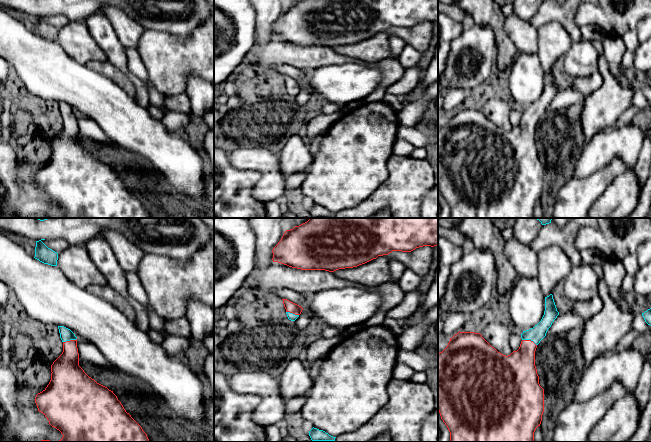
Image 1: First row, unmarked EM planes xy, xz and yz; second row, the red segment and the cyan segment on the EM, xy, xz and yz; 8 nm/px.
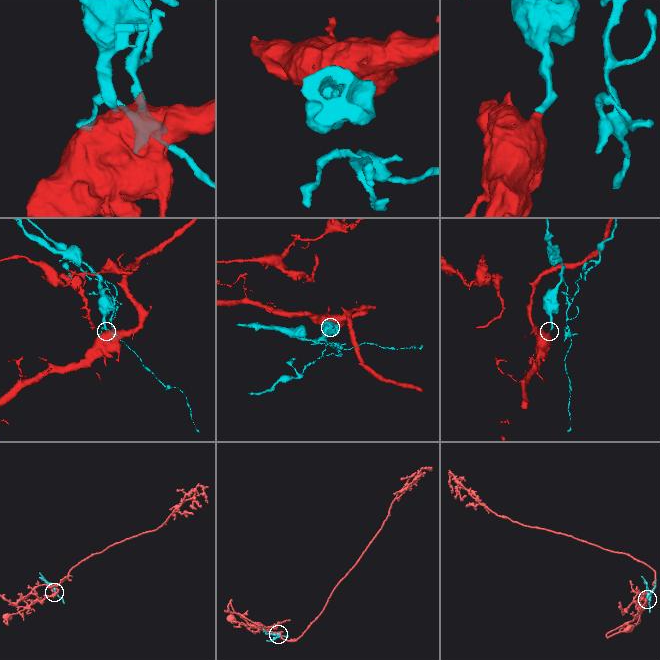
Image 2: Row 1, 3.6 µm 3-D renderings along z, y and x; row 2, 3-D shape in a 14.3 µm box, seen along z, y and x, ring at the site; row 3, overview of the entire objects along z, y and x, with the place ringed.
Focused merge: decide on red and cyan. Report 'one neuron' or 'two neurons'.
one neuron

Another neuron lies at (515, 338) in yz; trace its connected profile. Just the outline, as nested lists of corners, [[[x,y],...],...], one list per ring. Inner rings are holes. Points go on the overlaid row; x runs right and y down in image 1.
[[[519,331],[512,332],[510,335],[510,346],[513,351],[517,351],[520,347],[522,338]]]

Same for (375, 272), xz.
[[[378,256],[365,264],[353,268],[339,269],[333,272],[337,277],[348,280],[351,284],[365,287],[377,287],[391,281],[389,273],[390,258]]]

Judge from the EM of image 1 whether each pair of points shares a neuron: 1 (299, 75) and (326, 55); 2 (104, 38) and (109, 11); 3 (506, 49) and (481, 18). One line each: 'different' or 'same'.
1: different
2: different
3: same

